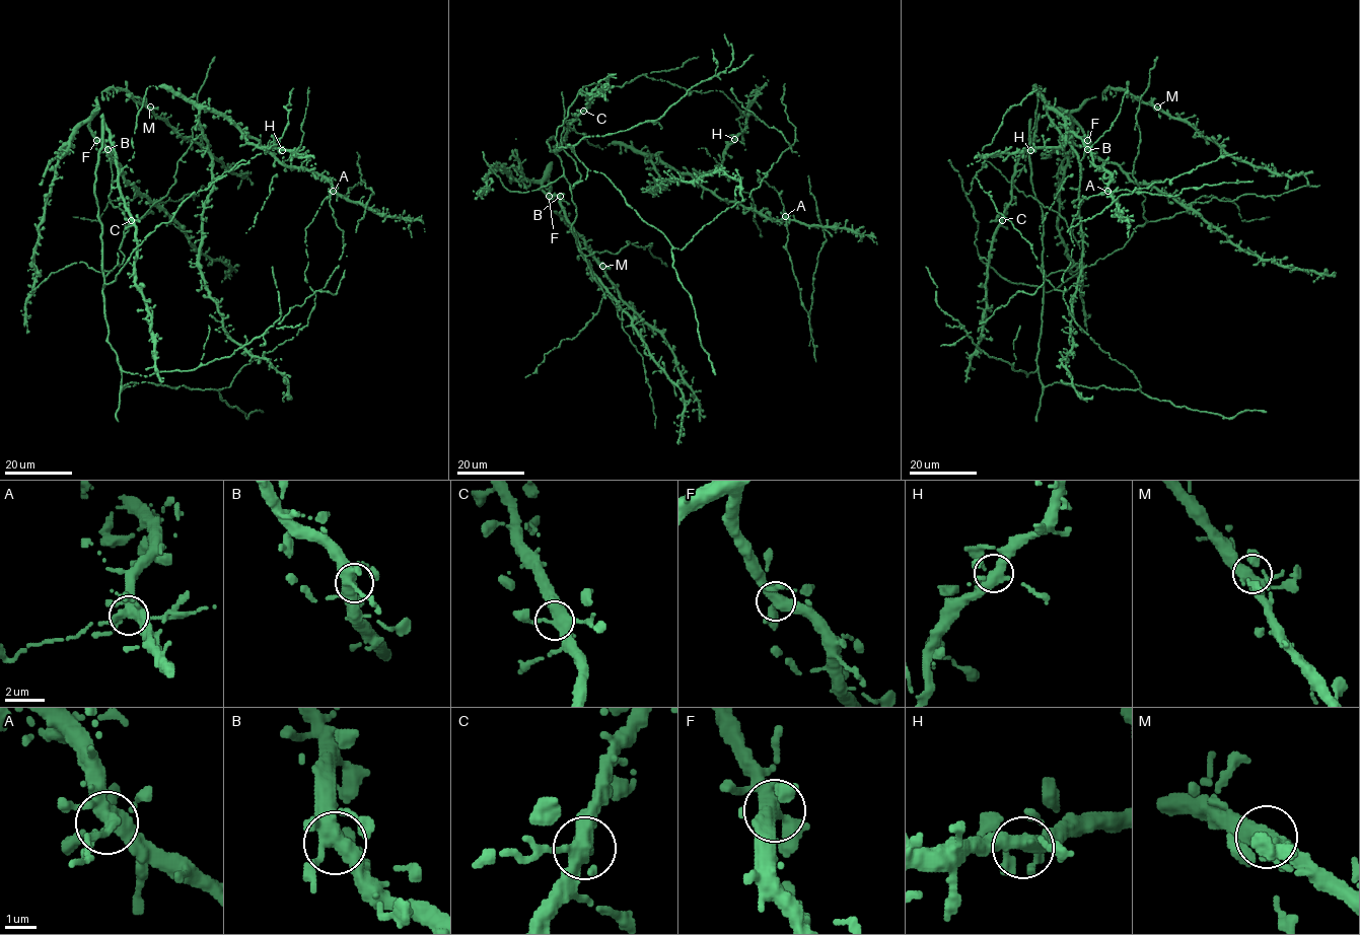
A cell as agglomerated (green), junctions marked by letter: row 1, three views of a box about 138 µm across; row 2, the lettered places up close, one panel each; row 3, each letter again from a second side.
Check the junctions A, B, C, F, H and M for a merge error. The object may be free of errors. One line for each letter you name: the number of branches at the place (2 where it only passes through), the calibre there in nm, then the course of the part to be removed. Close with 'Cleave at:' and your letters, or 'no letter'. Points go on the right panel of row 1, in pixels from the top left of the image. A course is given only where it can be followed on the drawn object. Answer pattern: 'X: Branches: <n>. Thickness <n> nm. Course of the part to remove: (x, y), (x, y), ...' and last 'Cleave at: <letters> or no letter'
Cleave at: no letter

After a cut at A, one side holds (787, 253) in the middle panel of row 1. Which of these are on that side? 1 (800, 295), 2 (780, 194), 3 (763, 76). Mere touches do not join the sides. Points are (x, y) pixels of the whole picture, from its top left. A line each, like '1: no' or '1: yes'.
1: yes
2: yes
3: no

